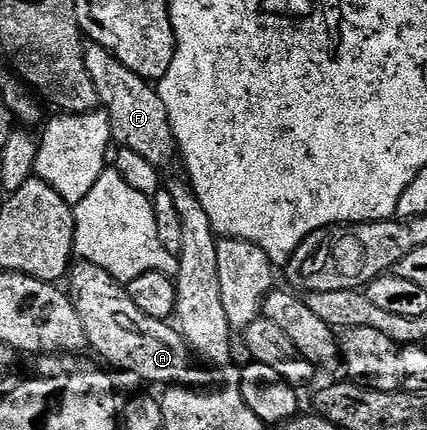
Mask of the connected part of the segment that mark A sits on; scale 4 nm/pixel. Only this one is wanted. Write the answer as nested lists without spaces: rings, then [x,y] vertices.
[[[75,262],[68,275],[69,283],[68,291],[76,305],[76,313],[80,313],[80,321],[84,321],[89,350],[94,350],[93,354],[103,364],[111,363],[106,365],[119,367],[146,383],[166,383],[162,385],[181,385],[191,389],[202,389],[209,384],[206,383],[210,379],[205,371],[207,368],[194,367],[190,346],[177,326],[165,319],[148,317],[148,313],[142,312],[136,301],[132,301],[129,290],[100,269],[100,265]]]

